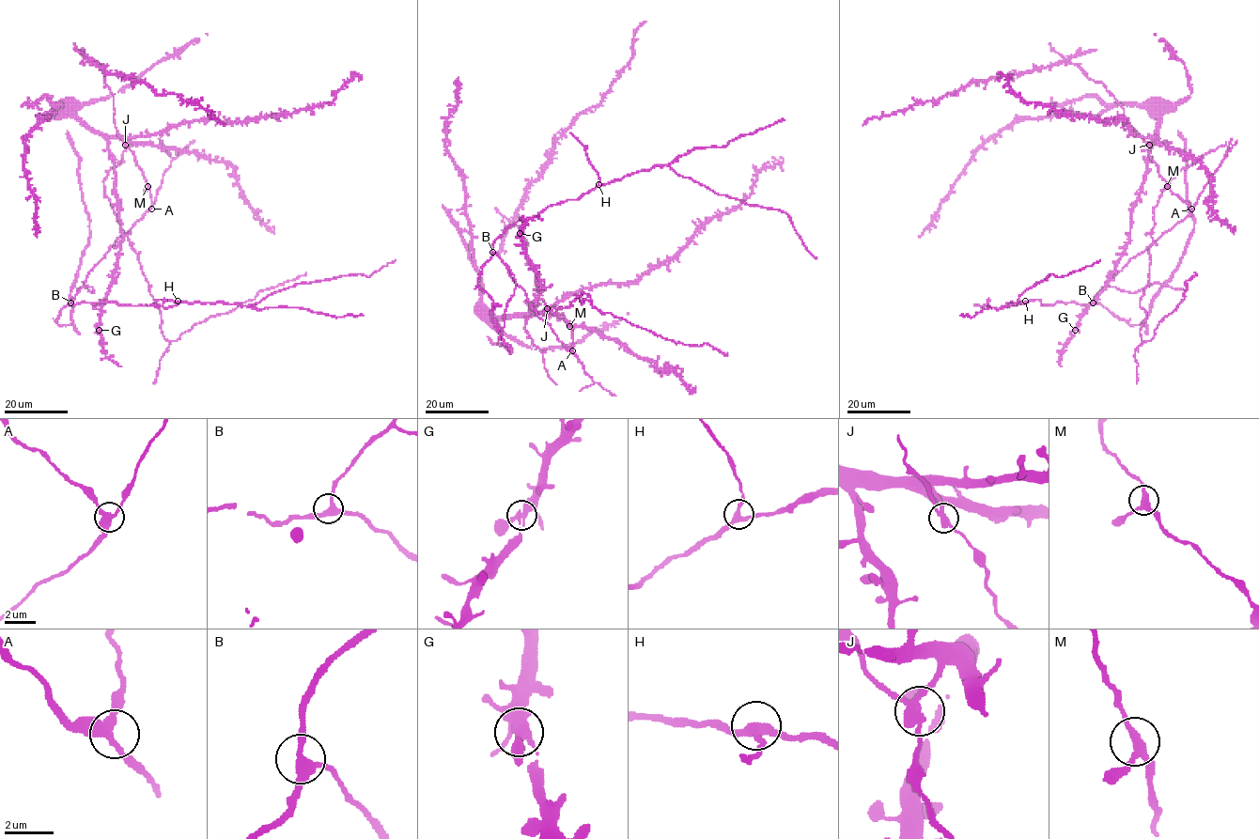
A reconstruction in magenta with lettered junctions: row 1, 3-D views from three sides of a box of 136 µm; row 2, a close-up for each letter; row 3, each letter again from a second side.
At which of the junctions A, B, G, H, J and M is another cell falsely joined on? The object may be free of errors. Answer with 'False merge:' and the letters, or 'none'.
False merge: none

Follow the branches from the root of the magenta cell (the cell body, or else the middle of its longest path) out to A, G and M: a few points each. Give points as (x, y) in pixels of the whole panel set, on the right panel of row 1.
A: (1166, 232), (1182, 221), (1191, 209)
G: (1166, 232), (1190, 208), (1159, 175), (1149, 150), (1154, 138), (1131, 213), (1129, 243), (1107, 287), (1075, 330)
M: (1166, 232), (1190, 212), (1190, 208), (1167, 186)

